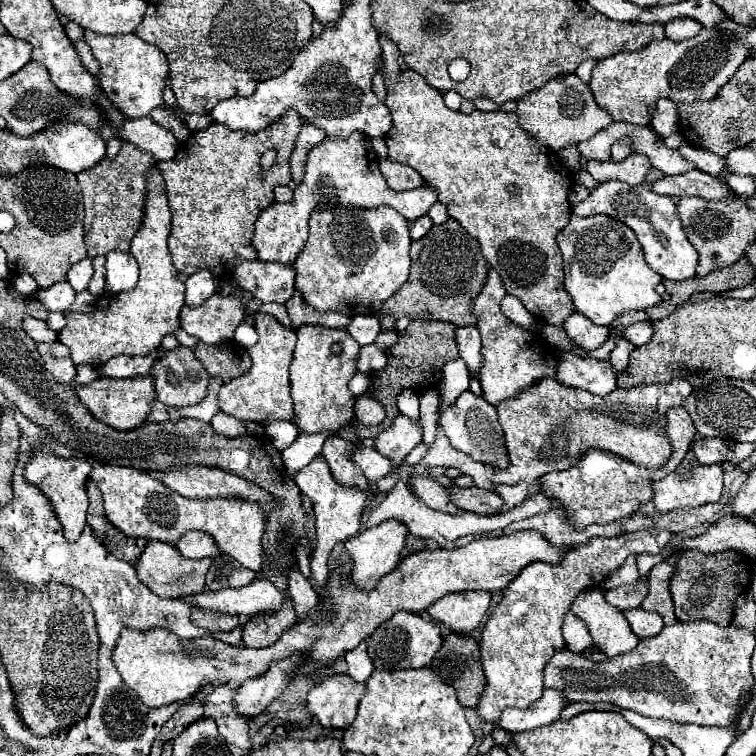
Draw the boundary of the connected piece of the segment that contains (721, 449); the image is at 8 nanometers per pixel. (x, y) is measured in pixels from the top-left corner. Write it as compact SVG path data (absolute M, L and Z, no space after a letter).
M708 437L708 439L696 439L692 445L692 451L702 465L712 465L712 463L722 463L732 459L732 447L720 437Z

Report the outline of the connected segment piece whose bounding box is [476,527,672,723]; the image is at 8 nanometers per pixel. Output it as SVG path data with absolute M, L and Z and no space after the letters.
M644 529L644 531L636 531L636 533L628 533L628 535L620 535L620 537L596 537L586 545L574 547L574 551L568 553L568 557L562 559L562 563L550 565L550 563L532 563L528 567L522 569L522 573L502 591L502 601L496 605L496 609L492 611L492 619L486 621L484 629L482 629L482 639L480 639L480 653L482 653L482 667L484 667L484 675L486 675L486 689L484 695L476 707L478 715L484 721L498 721L502 711L506 707L516 707L516 709L528 709L530 703L538 701L544 689L544 667L546 663L552 659L554 653L564 651L566 649L566 639L562 637L562 617L564 613L570 609L570 605L574 603L576 595L580 595L580 591L584 589L594 589L600 587L602 581L616 571L624 559L628 555L640 555L640 553L660 553L672 539L670 531L662 531L662 529Z

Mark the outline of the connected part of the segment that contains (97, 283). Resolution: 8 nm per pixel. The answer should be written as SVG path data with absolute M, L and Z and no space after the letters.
M94 257L92 265L94 265L94 275L90 279L88 291L98 297L104 293L104 257Z

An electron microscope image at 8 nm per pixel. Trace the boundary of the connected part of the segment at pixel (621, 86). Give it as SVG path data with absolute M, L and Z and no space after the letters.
M704 27L696 37L686 41L652 41L640 51L616 53L604 61L598 61L592 71L590 89L596 103L606 109L614 121L650 125L650 115L658 99L670 97L674 103L710 101L716 97L718 89L730 81L750 53L752 49L728 31Z

